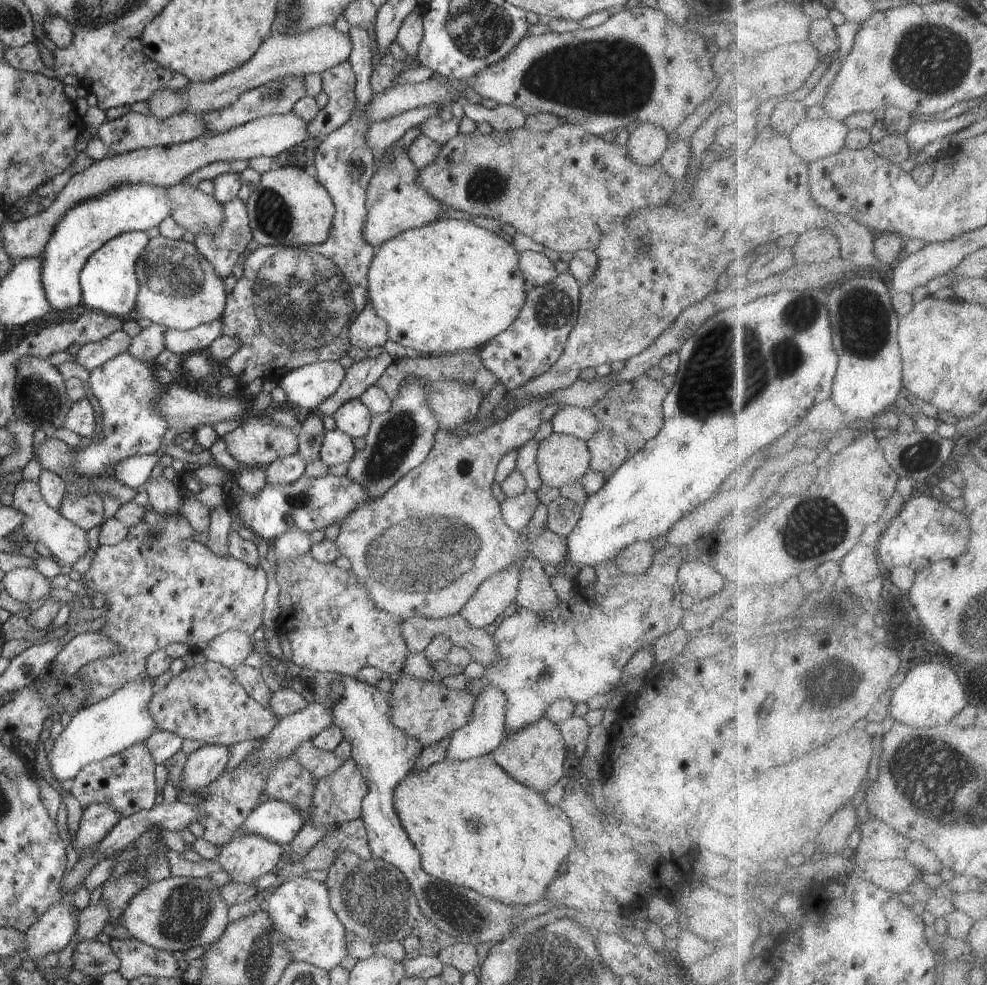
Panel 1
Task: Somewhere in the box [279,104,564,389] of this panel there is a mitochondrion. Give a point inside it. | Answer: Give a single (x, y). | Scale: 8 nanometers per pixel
(486, 185)

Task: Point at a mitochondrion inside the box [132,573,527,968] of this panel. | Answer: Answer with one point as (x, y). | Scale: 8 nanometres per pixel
(371, 898)

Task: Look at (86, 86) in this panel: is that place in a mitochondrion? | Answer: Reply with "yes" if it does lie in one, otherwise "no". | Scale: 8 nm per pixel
no

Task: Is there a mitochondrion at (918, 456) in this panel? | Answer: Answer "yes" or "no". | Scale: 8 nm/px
yes

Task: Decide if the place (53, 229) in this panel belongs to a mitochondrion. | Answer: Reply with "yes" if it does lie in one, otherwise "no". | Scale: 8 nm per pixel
no

